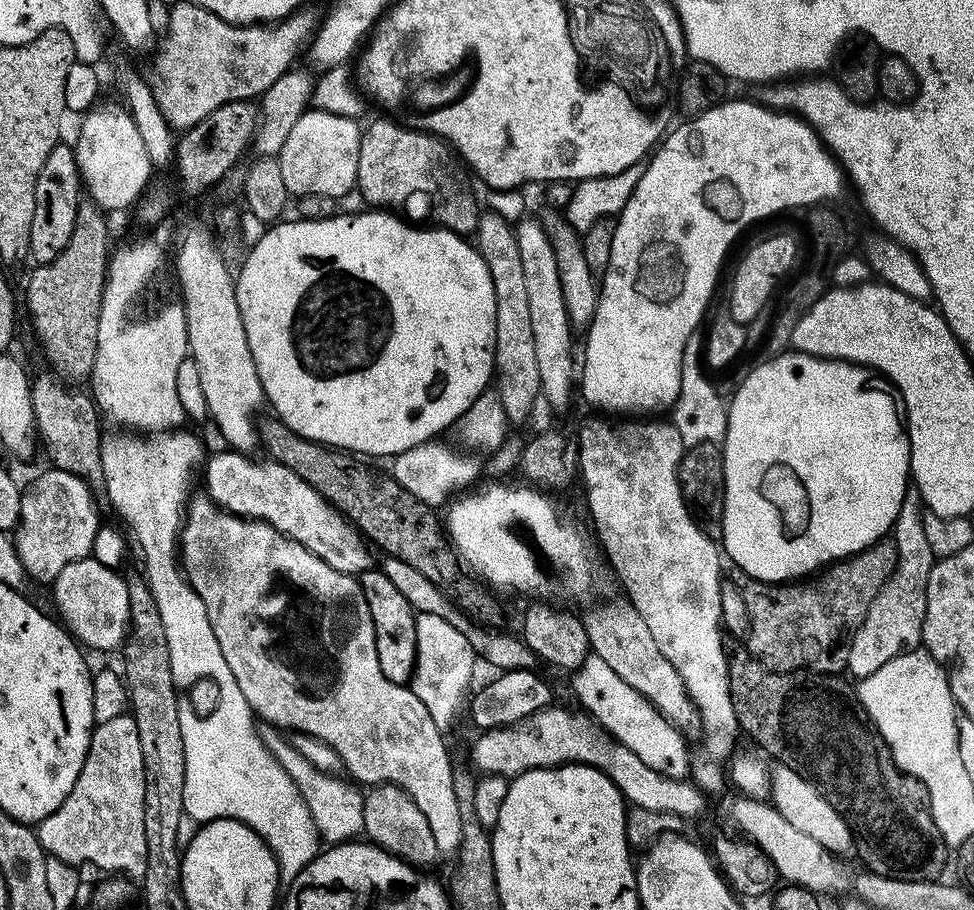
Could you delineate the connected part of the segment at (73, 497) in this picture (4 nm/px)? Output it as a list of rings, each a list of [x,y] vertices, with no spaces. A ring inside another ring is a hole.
[[[49,467],[29,488],[23,489],[20,497],[20,522],[14,529],[14,543],[16,553],[24,567],[25,577],[29,581],[37,580],[44,586],[51,585],[52,581],[62,574],[65,566],[70,562],[86,560],[92,556],[95,535],[98,534],[102,525],[102,519],[96,513],[96,500],[93,489],[87,482],[74,474],[66,474],[66,470],[58,470]]]

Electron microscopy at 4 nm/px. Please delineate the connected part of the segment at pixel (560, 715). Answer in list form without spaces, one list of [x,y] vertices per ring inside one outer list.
[[[546,707],[517,725],[483,731],[470,752],[475,766],[473,769],[480,770],[483,775],[511,778],[536,768],[589,764],[613,780],[629,805],[685,818],[703,814],[706,793],[704,789],[697,788],[691,779],[663,776],[658,774],[658,770],[650,770],[638,754],[631,752],[625,744],[616,743],[587,715],[556,707]]]

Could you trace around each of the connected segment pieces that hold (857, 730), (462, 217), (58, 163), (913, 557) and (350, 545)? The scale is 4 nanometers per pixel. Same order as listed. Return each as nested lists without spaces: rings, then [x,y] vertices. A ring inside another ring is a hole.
[[[743,647],[740,648],[734,649],[733,652],[731,649],[728,656],[728,689],[730,690],[730,702],[734,702],[736,723],[742,729],[743,735],[745,732],[754,743],[760,744],[761,750],[759,749],[759,751],[761,753],[769,752],[770,755],[776,756],[772,758],[775,758],[779,763],[790,766],[790,770],[794,770],[802,778],[811,780],[816,785],[816,789],[826,798],[826,802],[830,802],[830,806],[834,806],[834,810],[838,810],[838,814],[842,814],[842,818],[850,826],[855,851],[857,853],[860,851],[860,856],[864,859],[863,867],[867,871],[877,872],[879,876],[889,876],[895,880],[936,880],[939,877],[939,872],[944,868],[946,845],[935,826],[928,804],[924,804],[924,788],[920,788],[920,784],[916,784],[916,780],[904,780],[904,776],[896,776],[896,768],[892,768],[892,763],[890,763],[888,745],[884,743],[883,737],[873,727],[872,721],[868,719],[863,706],[857,700],[855,691],[850,686],[848,689],[847,682],[840,680],[844,678],[836,674],[825,674],[811,670],[770,672],[751,652]]]
[[[376,120],[369,128],[360,133],[358,146],[358,174],[356,188],[372,210],[387,210],[399,214],[412,222],[427,222],[437,228],[449,228],[459,236],[467,237],[475,233],[482,205],[476,201],[476,192],[472,189],[473,177],[462,163],[459,155],[450,147],[447,140],[431,136],[429,132],[420,132],[403,122],[395,124],[392,120]]]
[[[61,142],[50,150],[46,166],[38,170],[38,186],[34,186],[34,222],[30,226],[28,251],[36,264],[49,264],[66,250],[70,234],[74,234],[74,218],[82,203],[82,181],[80,168],[76,165],[76,154],[71,143]]]
[[[909,490],[904,496],[894,525],[898,562],[894,566],[892,577],[882,586],[882,590],[878,590],[874,602],[870,602],[866,618],[852,633],[847,647],[847,671],[853,672],[856,678],[872,675],[894,657],[921,647],[922,622],[926,618],[926,582],[930,578],[932,565],[938,559],[930,550],[930,542],[926,542],[924,518],[920,493]]]
[[[223,451],[217,456],[209,455],[203,465],[204,484],[208,487],[206,495],[217,508],[274,526],[282,534],[306,546],[306,550],[318,554],[326,566],[334,566],[334,570],[348,576],[359,577],[373,567],[369,545],[360,533],[323,496],[302,482],[294,470],[286,470],[286,466],[275,462],[255,464],[245,453]]]

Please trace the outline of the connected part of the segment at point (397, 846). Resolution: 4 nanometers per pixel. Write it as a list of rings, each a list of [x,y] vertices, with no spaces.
[[[377,784],[369,787],[363,793],[364,809],[362,822],[364,823],[363,835],[373,844],[385,848],[391,856],[404,860],[417,870],[424,870],[427,864],[438,860],[440,851],[434,842],[434,834],[430,831],[430,824],[426,816],[410,798],[406,790],[396,784]]]

